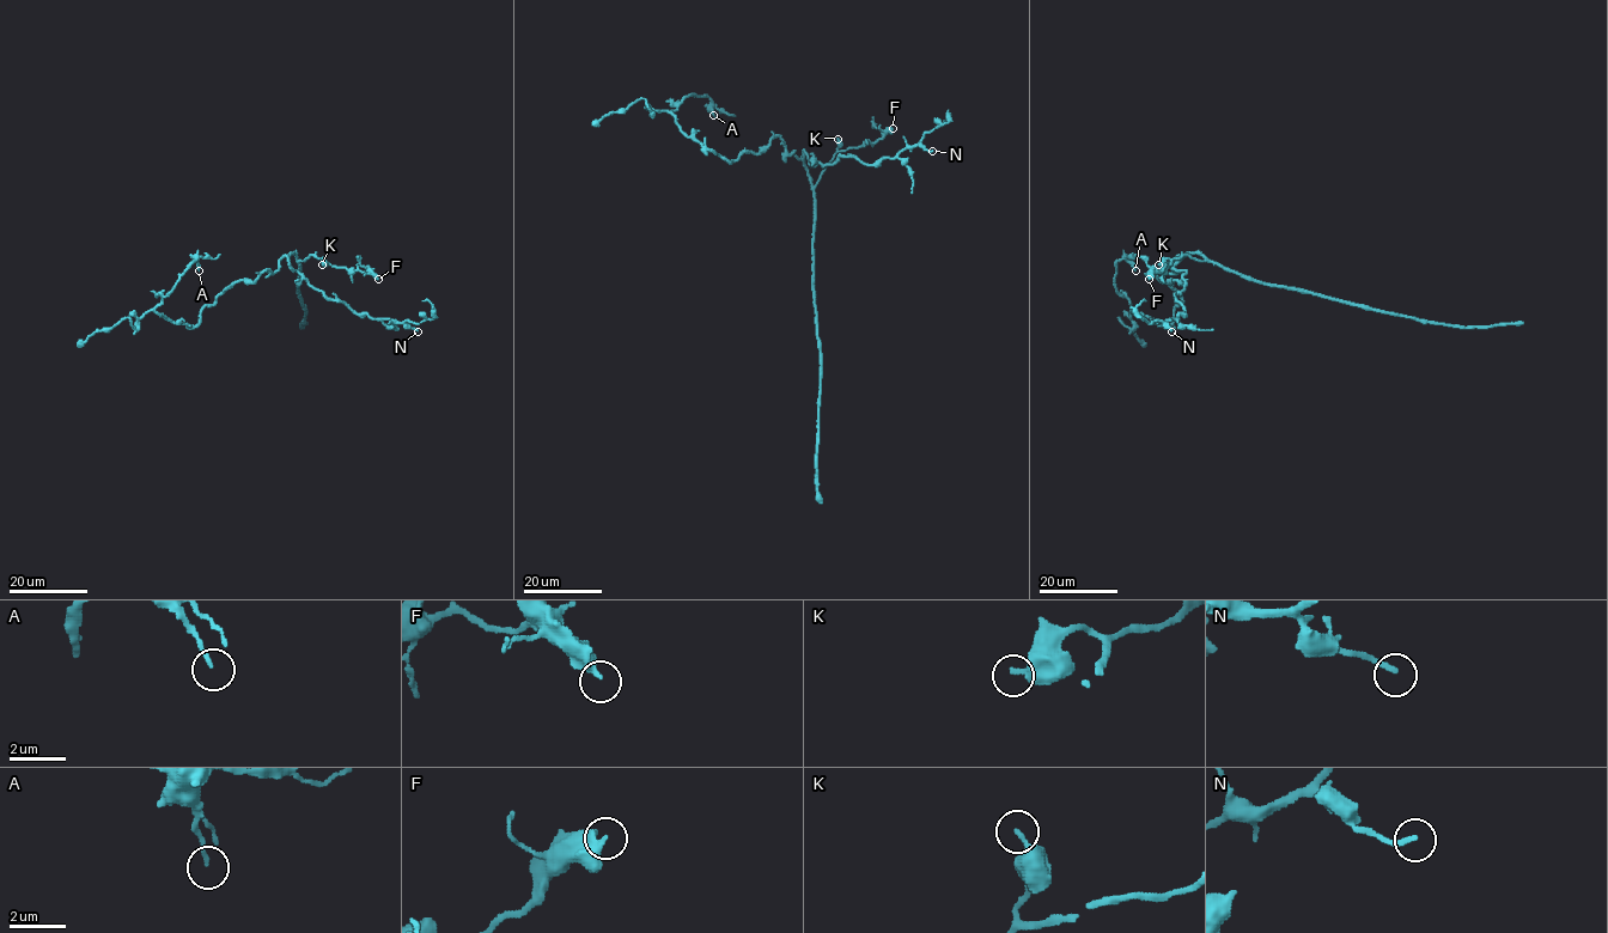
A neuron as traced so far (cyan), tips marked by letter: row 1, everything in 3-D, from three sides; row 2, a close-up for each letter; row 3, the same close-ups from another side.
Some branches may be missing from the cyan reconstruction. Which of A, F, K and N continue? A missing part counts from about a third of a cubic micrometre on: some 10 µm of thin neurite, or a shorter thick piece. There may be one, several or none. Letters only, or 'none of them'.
N

